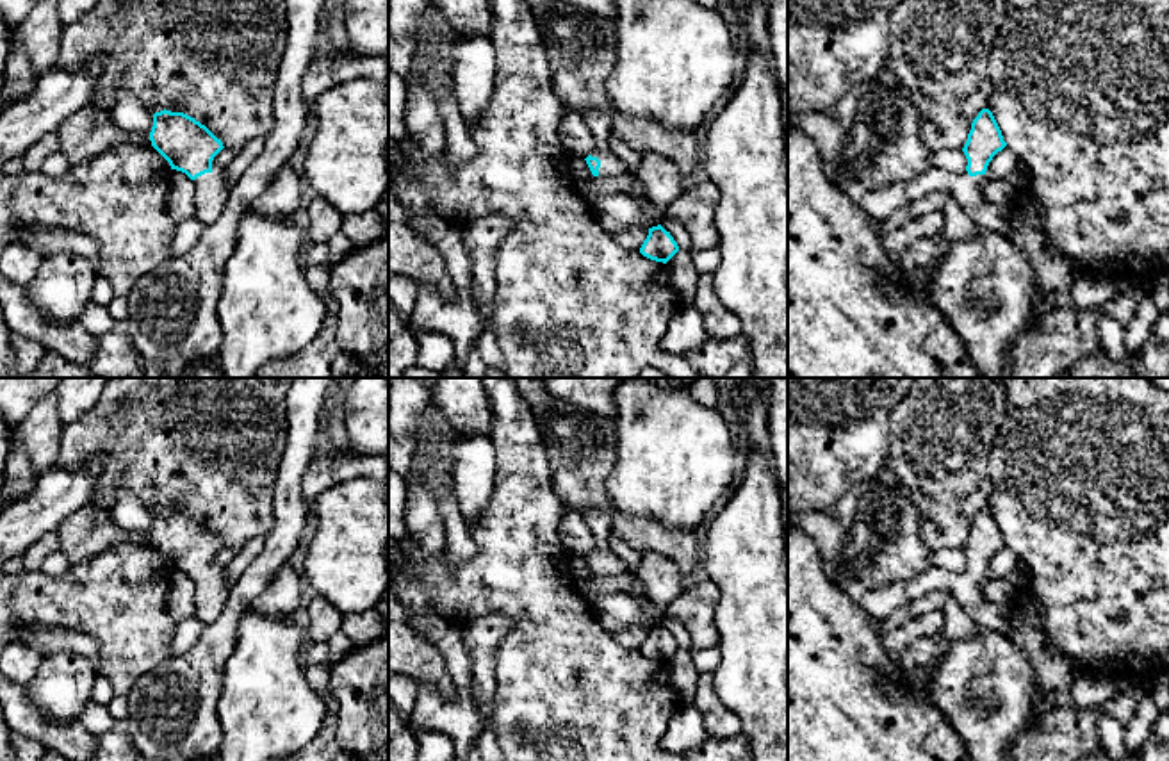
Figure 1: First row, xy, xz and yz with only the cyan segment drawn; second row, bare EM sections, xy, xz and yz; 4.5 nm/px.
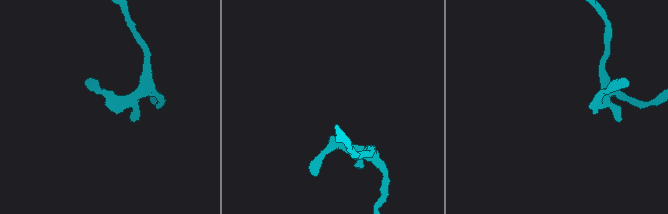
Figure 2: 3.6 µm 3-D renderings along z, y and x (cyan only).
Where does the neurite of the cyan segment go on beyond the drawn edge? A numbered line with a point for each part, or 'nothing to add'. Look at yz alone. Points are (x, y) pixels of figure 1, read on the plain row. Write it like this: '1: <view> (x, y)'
1: yz (879, 603)

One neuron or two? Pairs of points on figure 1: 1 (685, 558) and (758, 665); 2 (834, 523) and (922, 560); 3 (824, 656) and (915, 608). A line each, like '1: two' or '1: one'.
1: two
2: one
3: two

